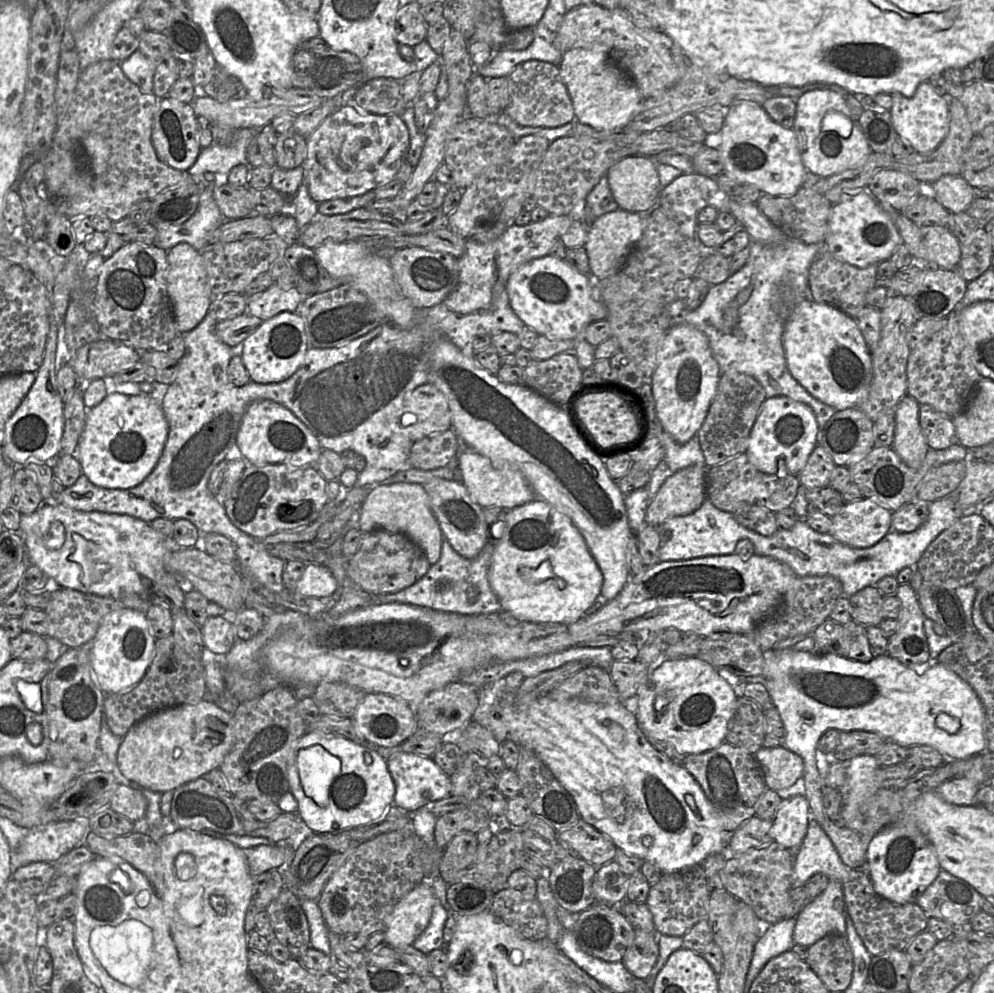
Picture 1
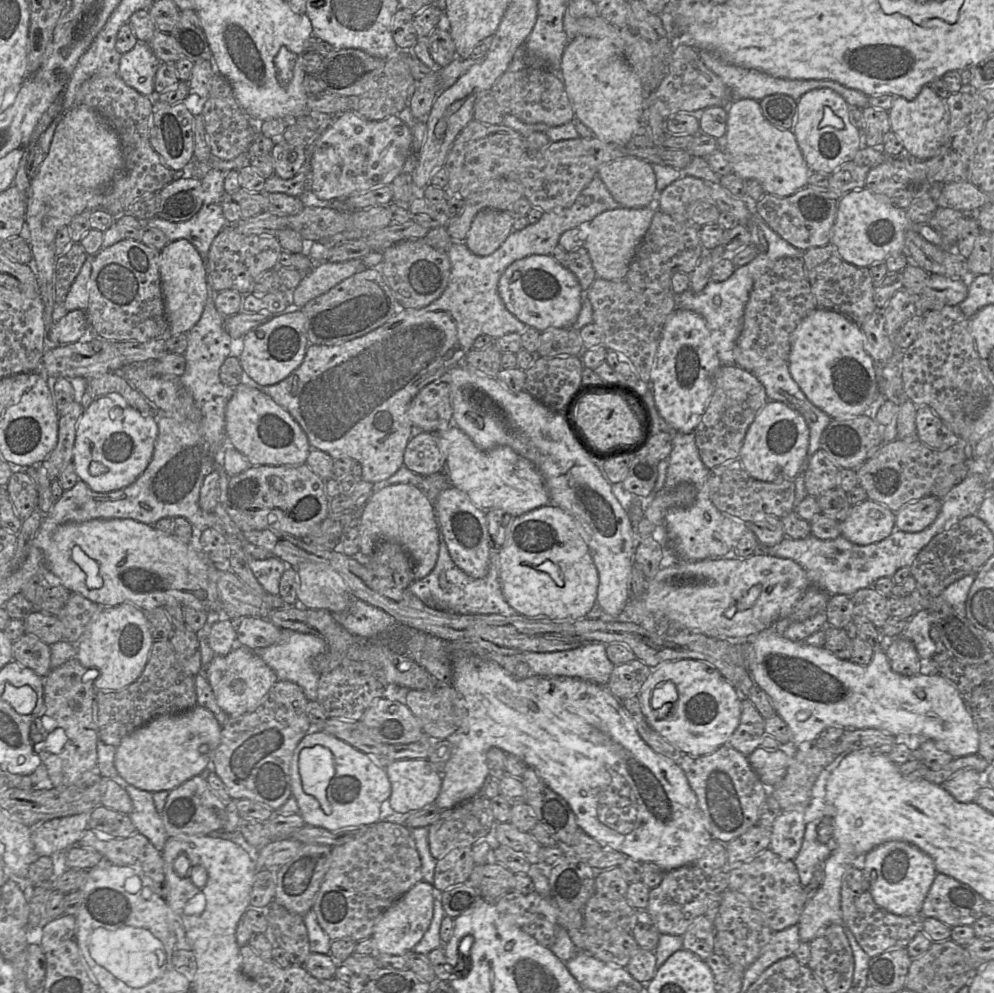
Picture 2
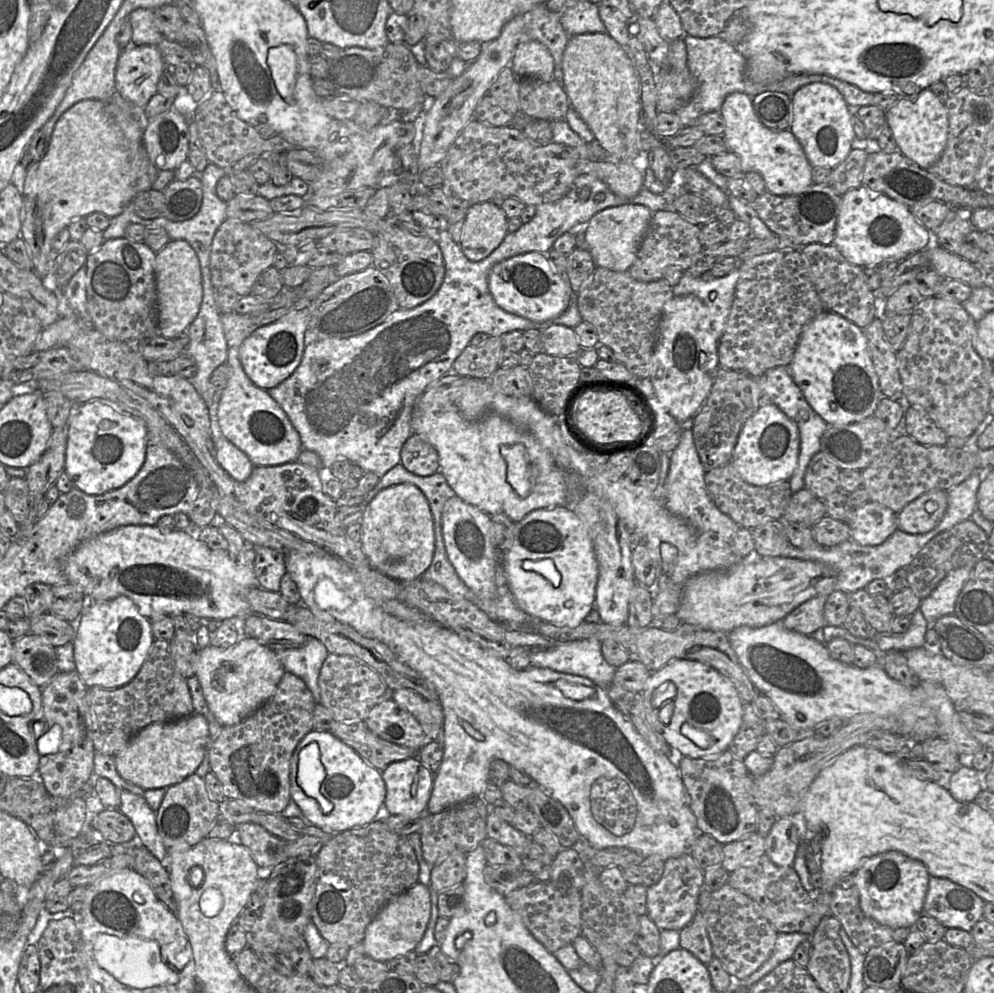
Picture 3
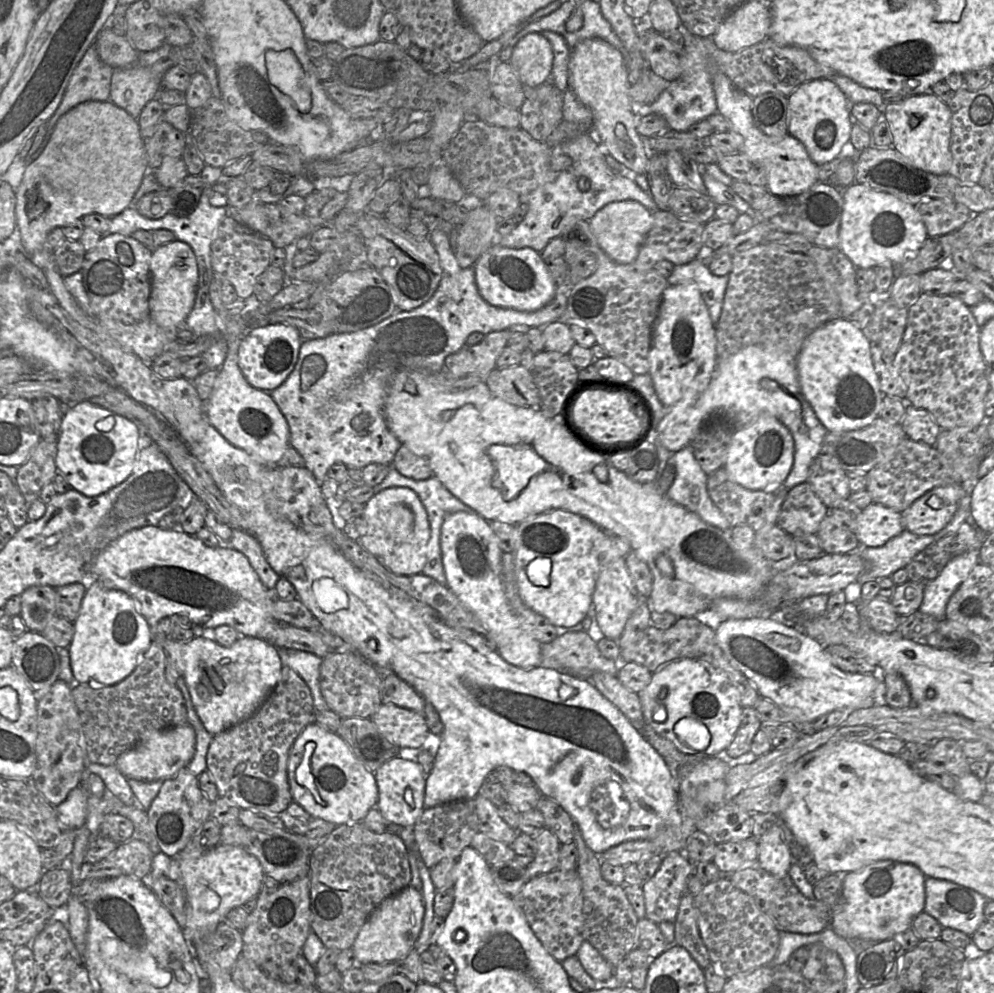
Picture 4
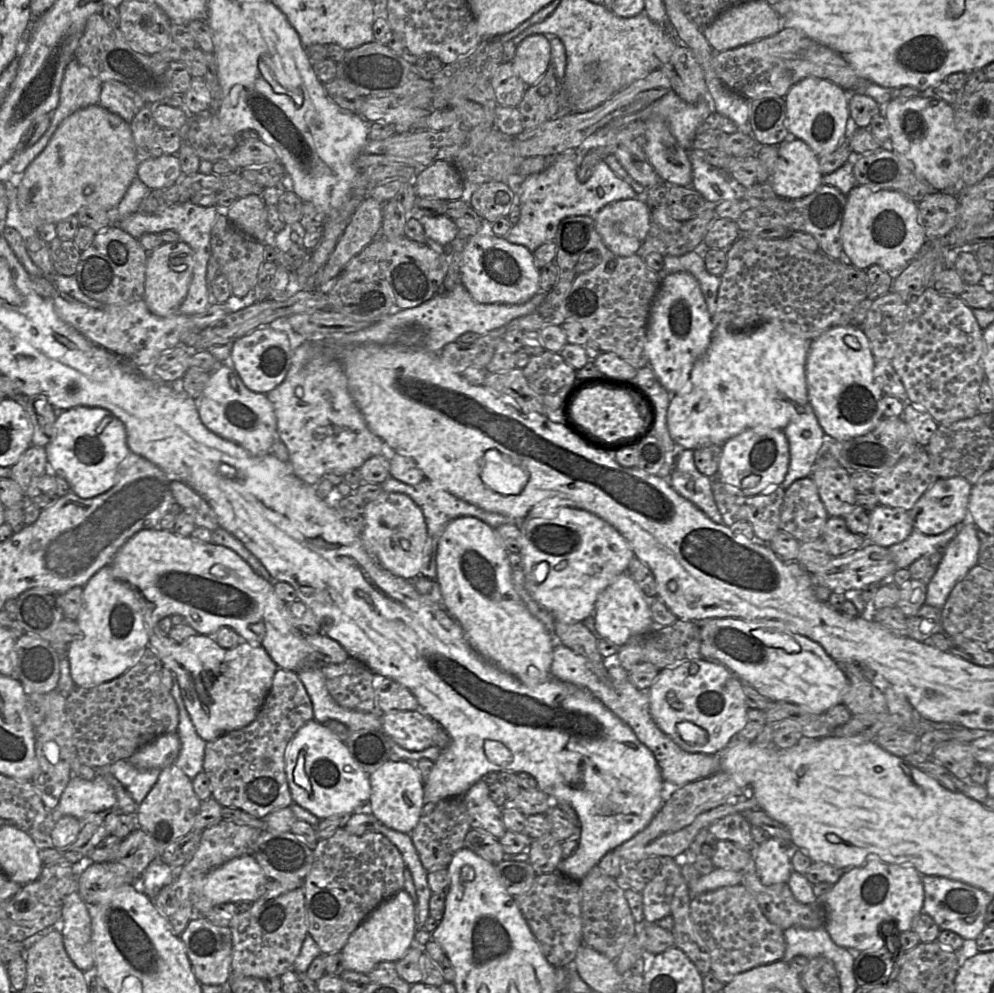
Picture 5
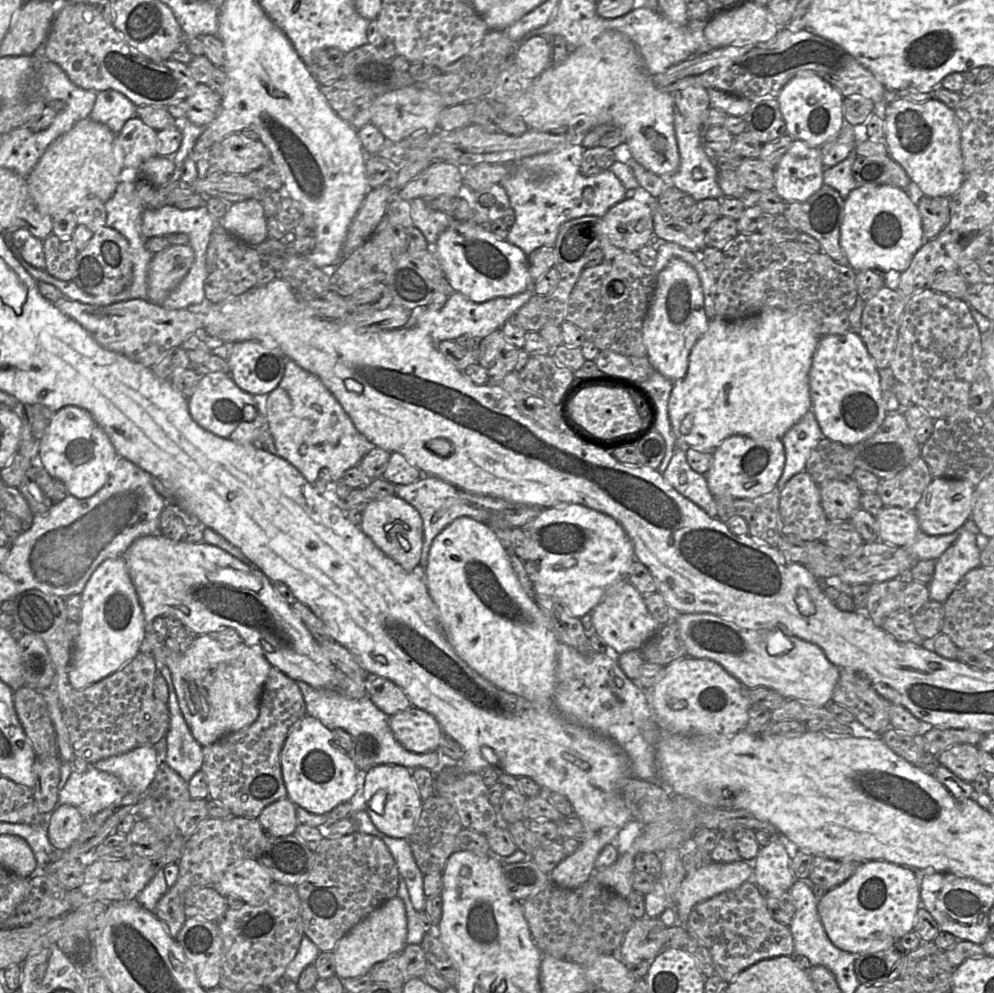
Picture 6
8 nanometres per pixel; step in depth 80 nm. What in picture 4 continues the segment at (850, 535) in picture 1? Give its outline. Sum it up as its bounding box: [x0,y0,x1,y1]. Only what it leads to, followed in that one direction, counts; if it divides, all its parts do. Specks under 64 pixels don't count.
[854,503,903,547]

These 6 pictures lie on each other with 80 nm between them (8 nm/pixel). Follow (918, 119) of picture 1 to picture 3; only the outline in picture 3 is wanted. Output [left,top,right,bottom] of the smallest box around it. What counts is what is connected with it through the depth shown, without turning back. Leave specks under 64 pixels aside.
[886,88,948,169]

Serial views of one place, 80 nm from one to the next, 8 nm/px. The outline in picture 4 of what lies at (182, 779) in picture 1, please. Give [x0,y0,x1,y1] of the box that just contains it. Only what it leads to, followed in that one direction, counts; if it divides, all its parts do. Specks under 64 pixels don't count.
[115,723,195,781]

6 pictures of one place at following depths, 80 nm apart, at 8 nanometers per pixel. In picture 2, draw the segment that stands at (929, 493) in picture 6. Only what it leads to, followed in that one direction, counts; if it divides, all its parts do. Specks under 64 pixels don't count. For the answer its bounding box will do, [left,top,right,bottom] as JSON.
[895,495,941,533]

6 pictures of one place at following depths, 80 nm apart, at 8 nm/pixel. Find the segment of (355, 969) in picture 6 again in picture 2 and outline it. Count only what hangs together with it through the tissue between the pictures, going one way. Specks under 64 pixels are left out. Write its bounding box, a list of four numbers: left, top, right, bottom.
[371,880,434,955]

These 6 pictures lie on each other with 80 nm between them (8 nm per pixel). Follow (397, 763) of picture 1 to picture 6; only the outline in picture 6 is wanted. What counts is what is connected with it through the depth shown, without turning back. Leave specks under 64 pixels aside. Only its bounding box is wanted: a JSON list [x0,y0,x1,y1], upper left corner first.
[364,764,423,839]

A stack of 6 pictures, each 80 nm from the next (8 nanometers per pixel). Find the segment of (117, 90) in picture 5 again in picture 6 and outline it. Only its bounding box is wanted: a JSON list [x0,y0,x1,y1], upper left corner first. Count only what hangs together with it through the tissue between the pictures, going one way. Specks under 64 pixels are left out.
[90,89,136,134]

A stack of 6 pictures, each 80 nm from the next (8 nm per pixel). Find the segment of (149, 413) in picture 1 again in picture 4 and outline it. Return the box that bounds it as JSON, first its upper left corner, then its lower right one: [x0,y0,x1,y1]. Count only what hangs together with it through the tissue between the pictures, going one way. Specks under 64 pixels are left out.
[55,403,140,497]

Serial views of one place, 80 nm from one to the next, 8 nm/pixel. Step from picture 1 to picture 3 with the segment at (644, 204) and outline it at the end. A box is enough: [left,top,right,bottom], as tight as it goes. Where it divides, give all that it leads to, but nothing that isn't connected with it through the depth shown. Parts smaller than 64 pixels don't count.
[575,159,644,199]

